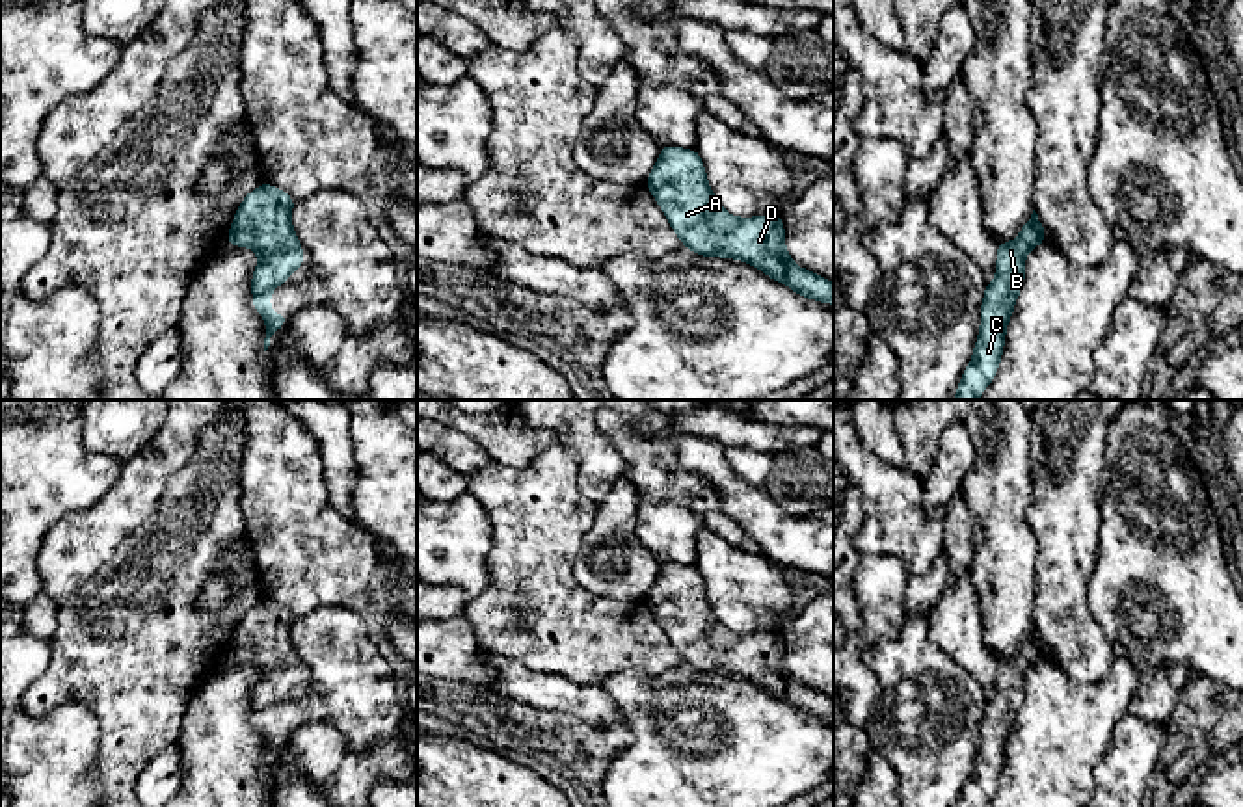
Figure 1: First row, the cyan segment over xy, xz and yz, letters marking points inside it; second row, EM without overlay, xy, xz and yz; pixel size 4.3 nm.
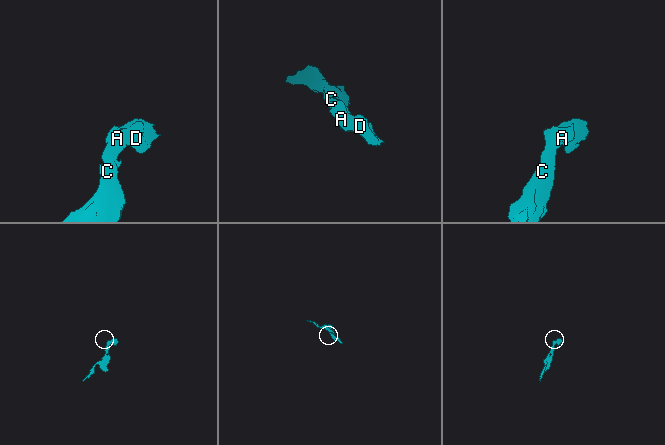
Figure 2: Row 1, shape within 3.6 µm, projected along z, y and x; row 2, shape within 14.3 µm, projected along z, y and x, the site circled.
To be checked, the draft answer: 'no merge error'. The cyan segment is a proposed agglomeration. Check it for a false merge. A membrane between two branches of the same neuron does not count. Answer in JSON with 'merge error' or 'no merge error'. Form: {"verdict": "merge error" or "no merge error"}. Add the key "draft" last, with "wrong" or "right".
{"verdict": "no merge error", "draft": "right"}

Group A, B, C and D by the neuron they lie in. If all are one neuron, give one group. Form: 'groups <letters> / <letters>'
groups A B C D

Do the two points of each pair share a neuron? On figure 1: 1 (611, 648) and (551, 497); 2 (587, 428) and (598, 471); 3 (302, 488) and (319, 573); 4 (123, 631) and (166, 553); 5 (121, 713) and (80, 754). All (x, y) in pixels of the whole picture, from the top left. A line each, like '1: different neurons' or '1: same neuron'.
1: same neuron
2: same neuron
3: same neuron
4: same neuron
5: different neurons

